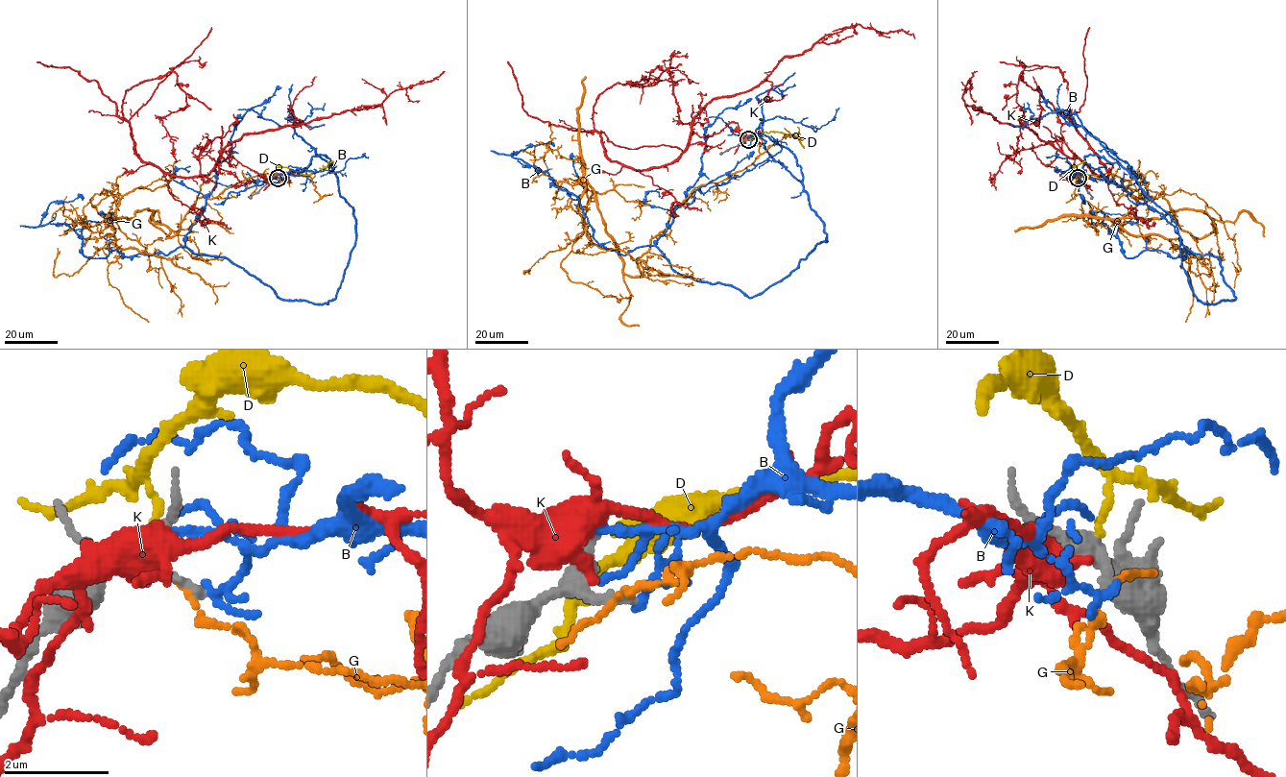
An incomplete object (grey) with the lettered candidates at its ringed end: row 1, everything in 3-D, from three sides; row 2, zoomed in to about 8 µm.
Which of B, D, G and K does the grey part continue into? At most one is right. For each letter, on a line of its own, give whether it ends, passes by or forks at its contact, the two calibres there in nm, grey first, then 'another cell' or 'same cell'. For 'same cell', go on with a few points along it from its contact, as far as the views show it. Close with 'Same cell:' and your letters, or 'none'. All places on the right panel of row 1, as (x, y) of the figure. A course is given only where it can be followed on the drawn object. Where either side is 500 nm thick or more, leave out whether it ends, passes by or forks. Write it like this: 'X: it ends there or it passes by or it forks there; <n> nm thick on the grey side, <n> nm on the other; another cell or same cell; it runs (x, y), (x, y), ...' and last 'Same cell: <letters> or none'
B: it passes by; 170 nm thick on the grey side, 120 nm on the other; another cell
D: it ends there; 240 nm thick on the grey side, 120 nm on the other; another cell
G: it passes by; 220 nm thick on the grey side, 100 nm on the other; another cell
K: it ends there; 240 nm thick on the grey side, 440 nm on the other; another cell
Same cell: none

